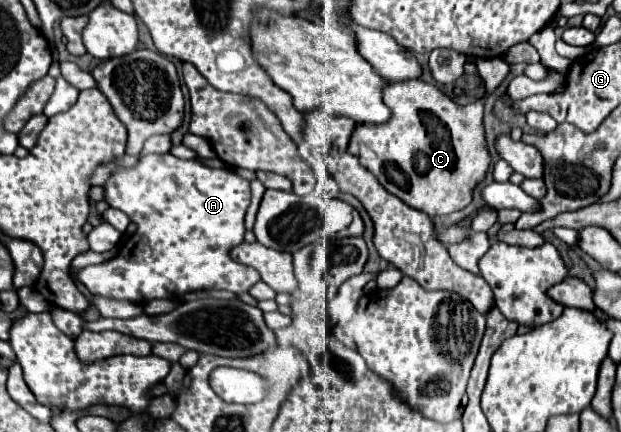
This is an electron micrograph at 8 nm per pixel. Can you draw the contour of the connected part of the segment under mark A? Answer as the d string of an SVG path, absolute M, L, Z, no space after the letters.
M149 154L139 158L137 168L119 170L113 174L103 188L109 206L121 208L137 224L137 232L109 262L95 264L77 272L77 278L87 286L91 294L145 306L157 298L175 300L185 292L195 290L229 290L243 294L261 280L255 268L239 264L231 258L231 248L243 242L243 218L249 206L249 180L241 178L237 172L229 168L209 168L197 160L181 160L173 158L171 154Z

